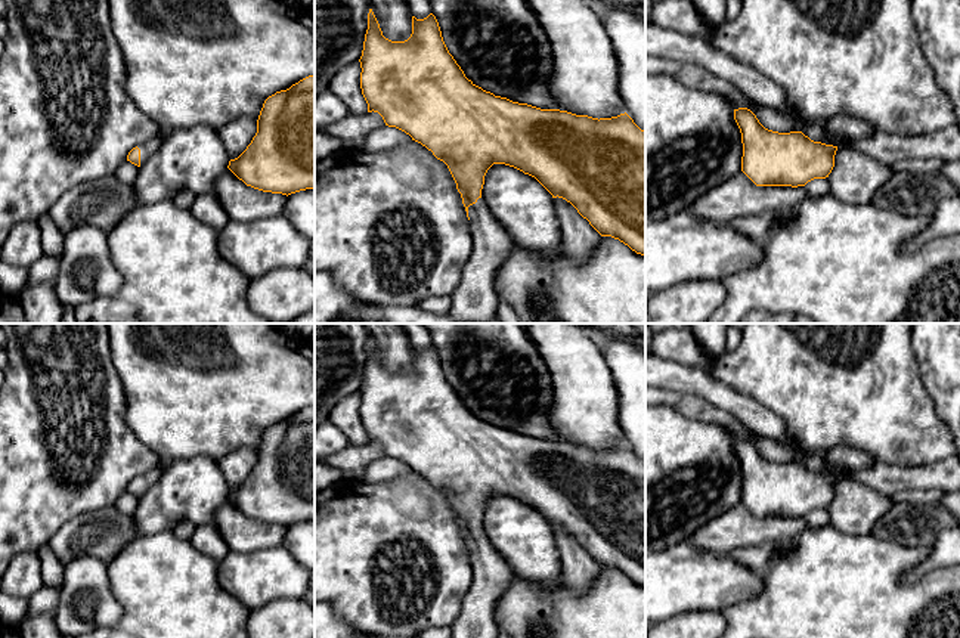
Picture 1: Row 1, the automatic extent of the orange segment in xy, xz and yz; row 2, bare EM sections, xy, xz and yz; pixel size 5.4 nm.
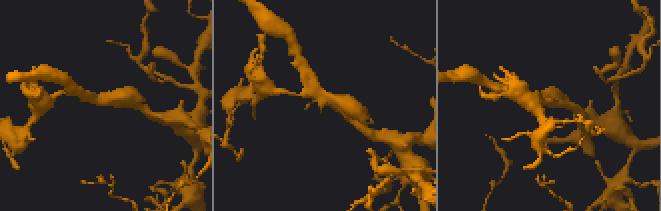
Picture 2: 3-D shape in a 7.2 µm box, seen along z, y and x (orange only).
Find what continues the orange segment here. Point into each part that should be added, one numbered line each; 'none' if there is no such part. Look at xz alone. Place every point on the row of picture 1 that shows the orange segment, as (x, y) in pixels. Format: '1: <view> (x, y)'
1: xz (474, 300)

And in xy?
1: xy (148, 148)

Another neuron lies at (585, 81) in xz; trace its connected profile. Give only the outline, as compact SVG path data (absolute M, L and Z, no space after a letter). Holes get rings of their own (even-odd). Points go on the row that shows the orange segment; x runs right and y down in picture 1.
M526 0L551 44L554 72L549 93L560 111L592 118L625 114L619 93L617 61L604 22L592 12L588 0Z

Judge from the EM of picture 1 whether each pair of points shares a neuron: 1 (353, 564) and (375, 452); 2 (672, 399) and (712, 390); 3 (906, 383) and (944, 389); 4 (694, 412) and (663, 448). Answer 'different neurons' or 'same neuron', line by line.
1: different neurons
2: different neurons
3: different neurons
4: different neurons

